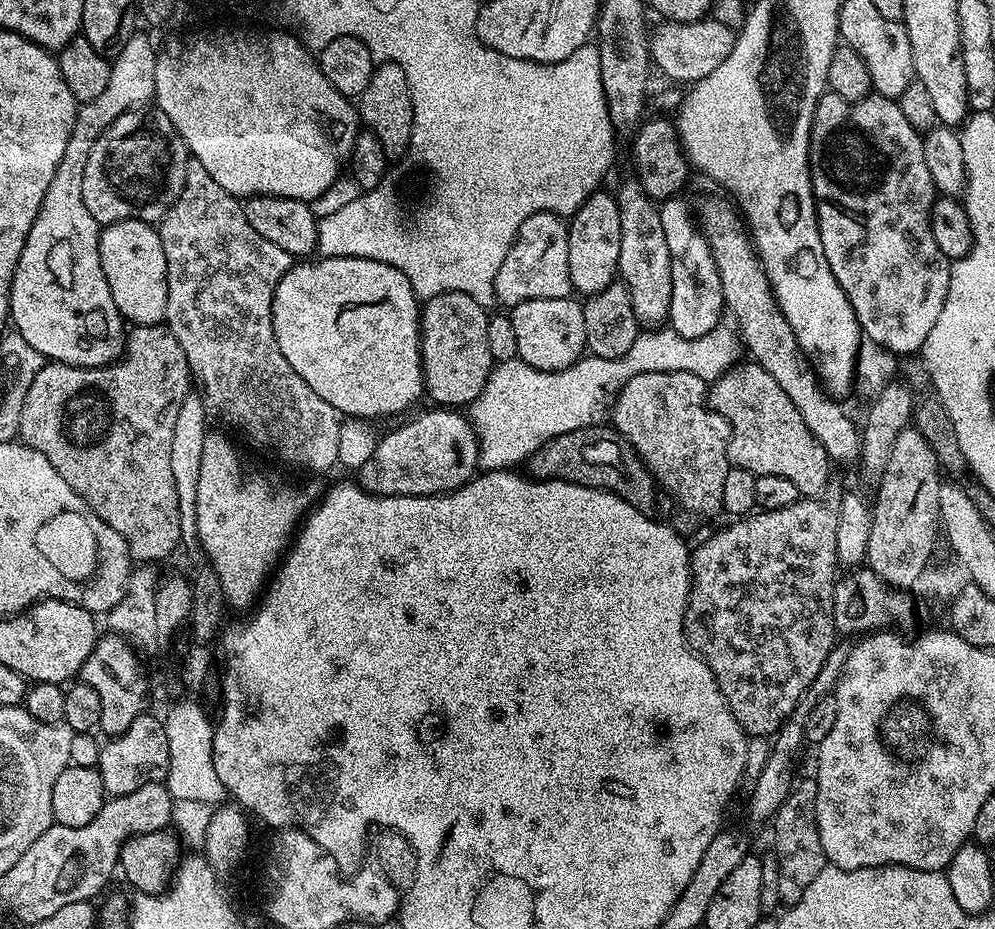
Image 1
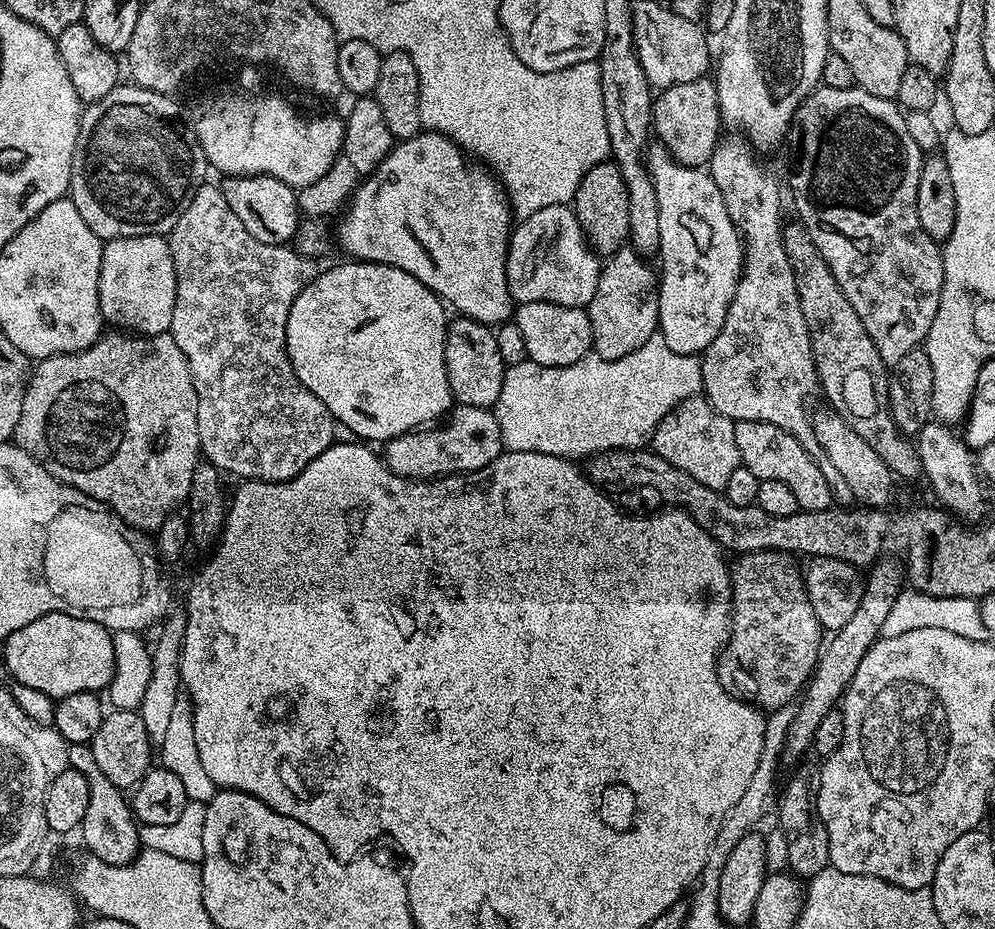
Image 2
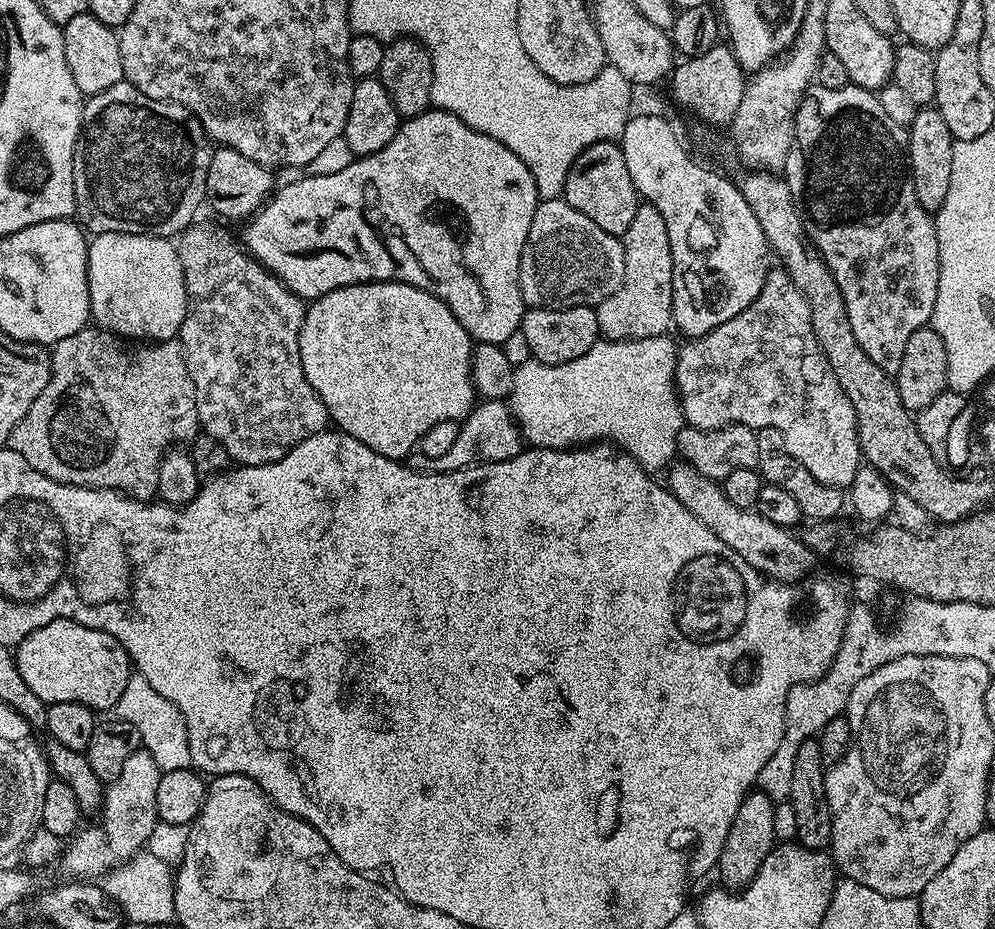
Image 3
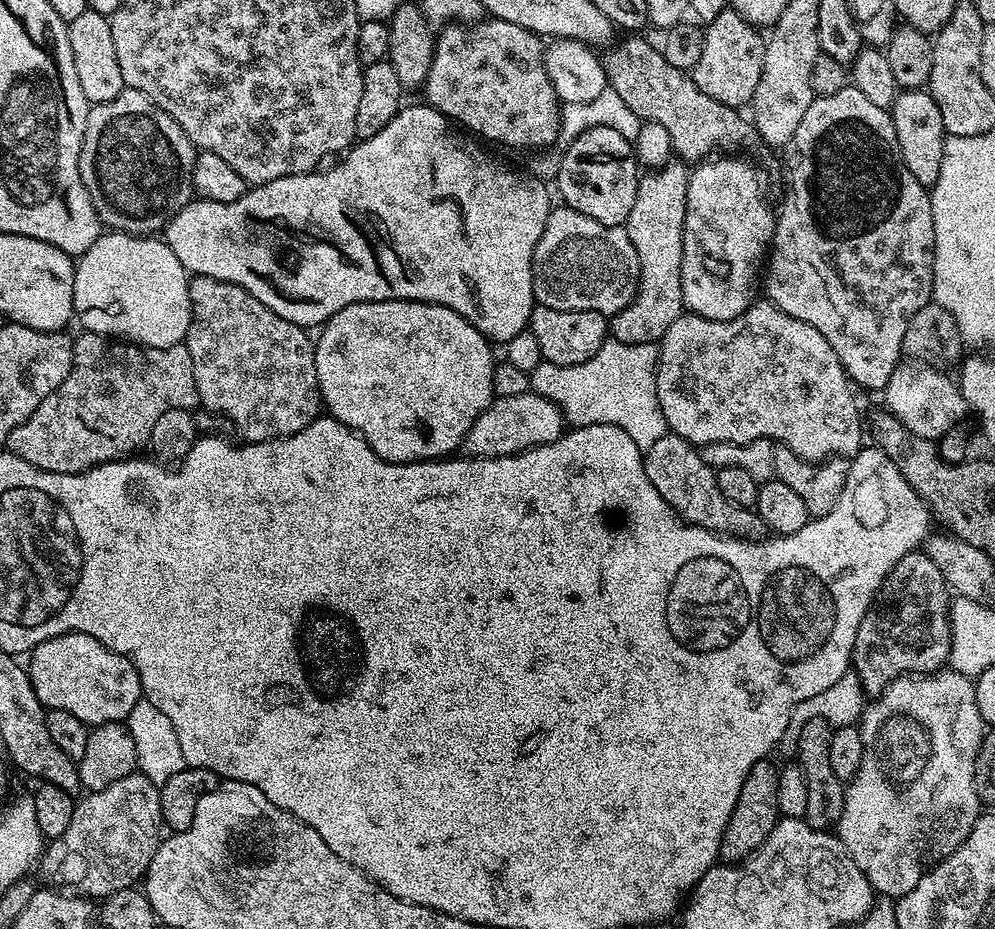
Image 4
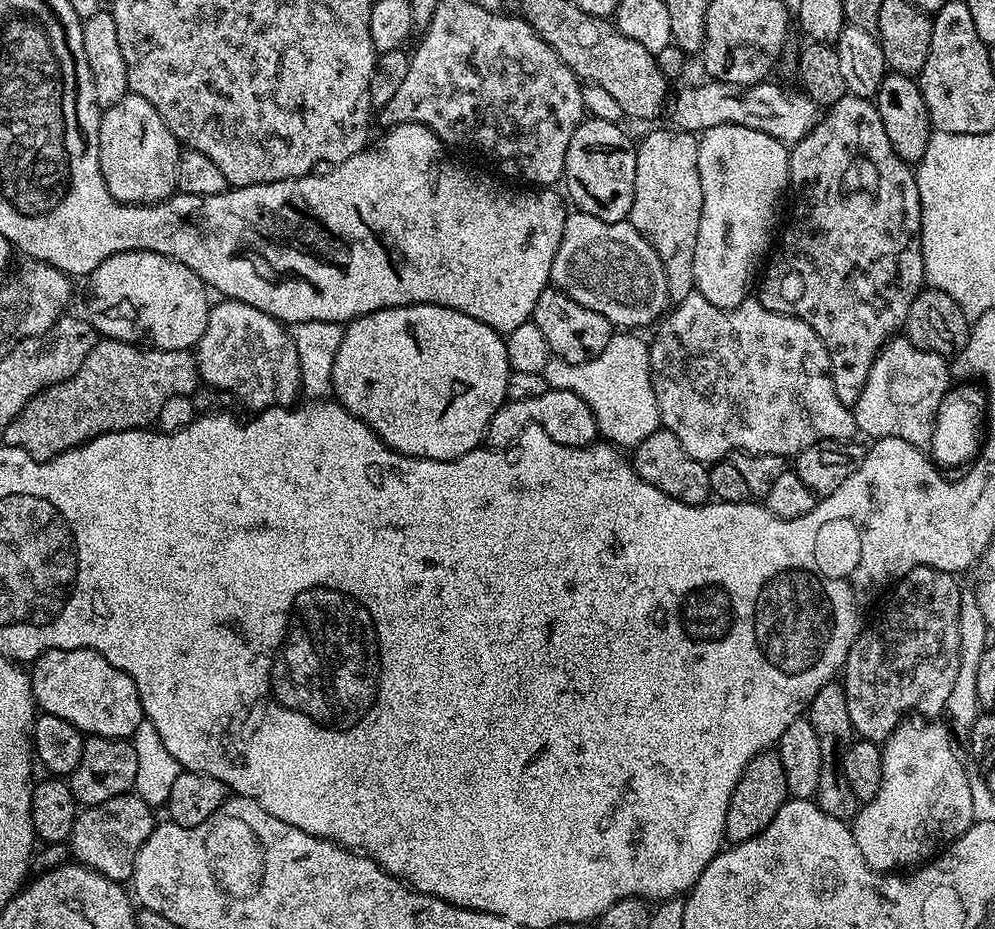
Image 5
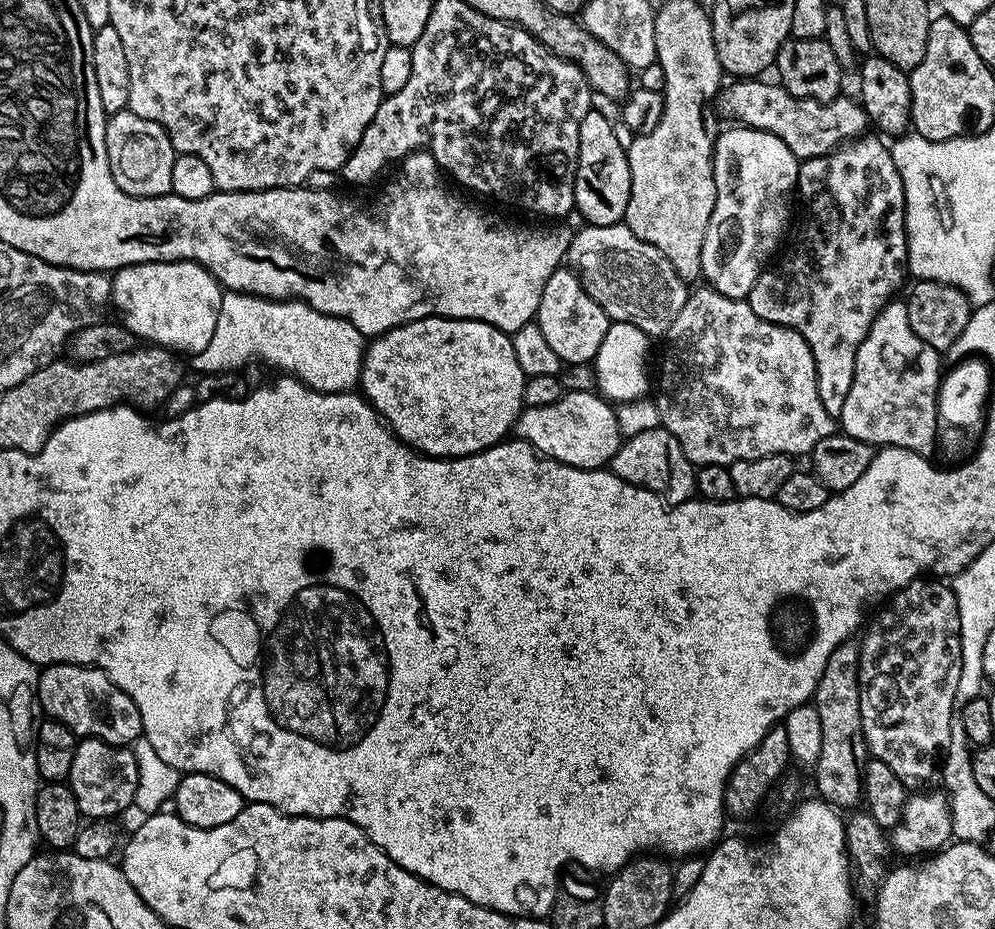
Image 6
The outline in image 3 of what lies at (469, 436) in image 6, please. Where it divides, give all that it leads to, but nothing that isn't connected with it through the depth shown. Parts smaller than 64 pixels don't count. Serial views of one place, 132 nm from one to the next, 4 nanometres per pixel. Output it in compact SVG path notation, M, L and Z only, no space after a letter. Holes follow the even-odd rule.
M397 280L342 286L322 294L307 305L298 338L306 382L322 398L331 423L370 450L398 461L403 461L431 428L451 420L463 421L472 411L478 400L472 384L473 347L462 322L438 297Z

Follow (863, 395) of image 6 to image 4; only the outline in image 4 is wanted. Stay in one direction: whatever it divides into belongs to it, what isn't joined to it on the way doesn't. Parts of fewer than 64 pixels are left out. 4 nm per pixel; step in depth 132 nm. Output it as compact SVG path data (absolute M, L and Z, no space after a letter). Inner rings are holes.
M915 362L901 363L894 374L890 374L890 382L882 389L882 396L888 403L885 404L887 411L897 416L907 428L914 430L914 434L939 441L947 437L951 433L948 431L970 412L970 404L961 385L953 377L952 380L943 371L926 368Z

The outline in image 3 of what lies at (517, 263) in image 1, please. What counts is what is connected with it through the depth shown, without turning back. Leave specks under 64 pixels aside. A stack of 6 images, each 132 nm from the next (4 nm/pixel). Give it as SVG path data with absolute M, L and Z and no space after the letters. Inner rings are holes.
M541 200L536 208L530 234L520 263L520 289L528 308L573 308L601 304L626 274L624 241L606 234L602 226L590 222L586 214L578 214L574 206L563 200Z

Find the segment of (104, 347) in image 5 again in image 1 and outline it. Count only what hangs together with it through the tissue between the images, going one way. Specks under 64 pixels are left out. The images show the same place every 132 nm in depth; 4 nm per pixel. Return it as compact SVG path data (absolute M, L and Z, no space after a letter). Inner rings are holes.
M161 322L133 327L127 333L120 359L112 364L103 364L101 368L79 368L73 364L59 362L45 363L35 374L30 388L26 391L25 400L22 402L19 439L23 443L29 444L34 450L38 450L38 454L44 455L46 462L50 462L50 466L54 466L54 470L58 470L58 474L62 474L62 478L66 478L66 486L70 486L70 490L74 490L74 494L78 494L78 498L82 498L86 502L86 506L90 506L90 510L94 510L94 514L98 514L98 518L102 518L102 522L106 522L106 526L110 526L114 530L118 530L118 534L122 534L128 547L128 553L136 562L164 560L175 548L177 550L181 547L178 493L175 490L173 471L170 470L170 446L173 441L174 424L183 400L188 395L190 395L190 373L186 350L182 350L178 338L174 338L167 323Z

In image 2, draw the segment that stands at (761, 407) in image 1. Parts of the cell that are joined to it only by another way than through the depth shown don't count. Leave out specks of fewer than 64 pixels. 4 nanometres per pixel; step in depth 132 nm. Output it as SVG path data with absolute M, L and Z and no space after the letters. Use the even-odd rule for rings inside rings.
M761 420L735 421L734 442L738 442L738 454L743 467L750 470L759 480L786 482L790 490L798 498L801 512L817 512L833 507L832 491L826 482L826 474L822 474L820 460L810 455L784 428L767 424Z

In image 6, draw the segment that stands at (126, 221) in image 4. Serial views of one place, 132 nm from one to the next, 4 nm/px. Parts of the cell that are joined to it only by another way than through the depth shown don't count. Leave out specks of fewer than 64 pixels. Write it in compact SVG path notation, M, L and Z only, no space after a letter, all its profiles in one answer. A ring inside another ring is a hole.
M130 111L114 112L107 117L106 126L106 158L110 162L110 174L114 182L131 196L145 196L154 198L155 196L166 196L172 191L170 177L174 171L174 162L177 158L175 146L170 142L166 130L158 126L158 122L150 122L146 118L140 118L138 114Z

